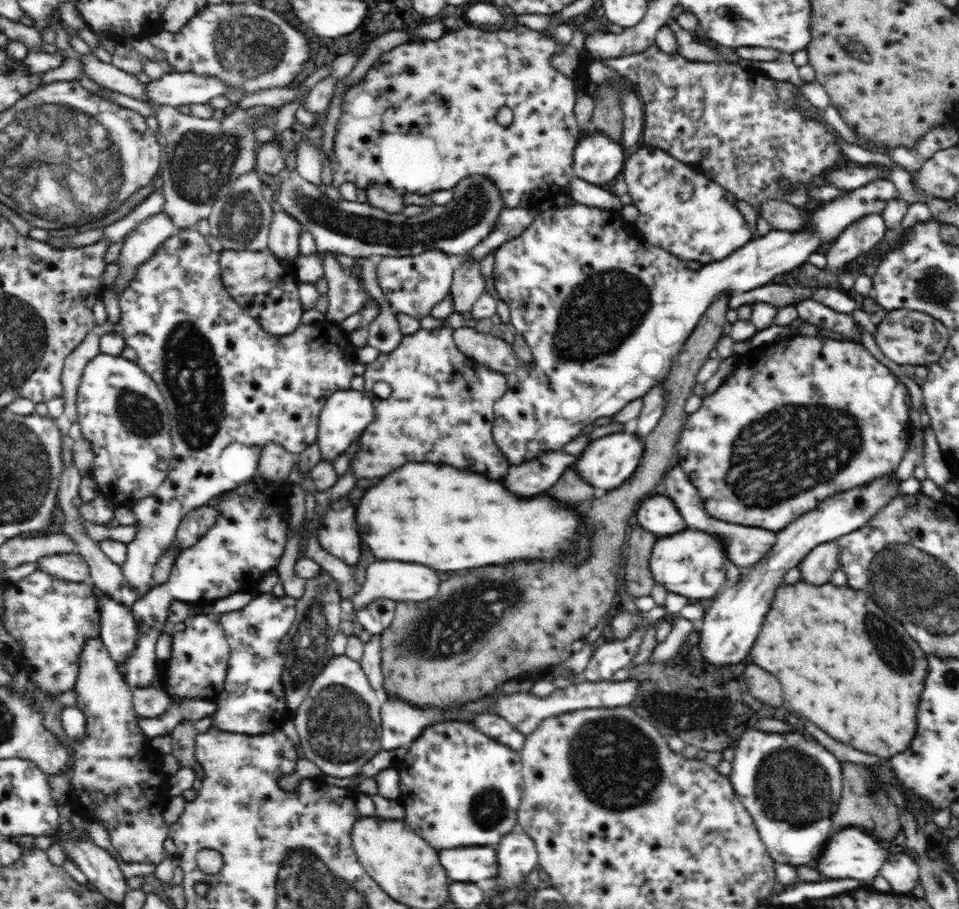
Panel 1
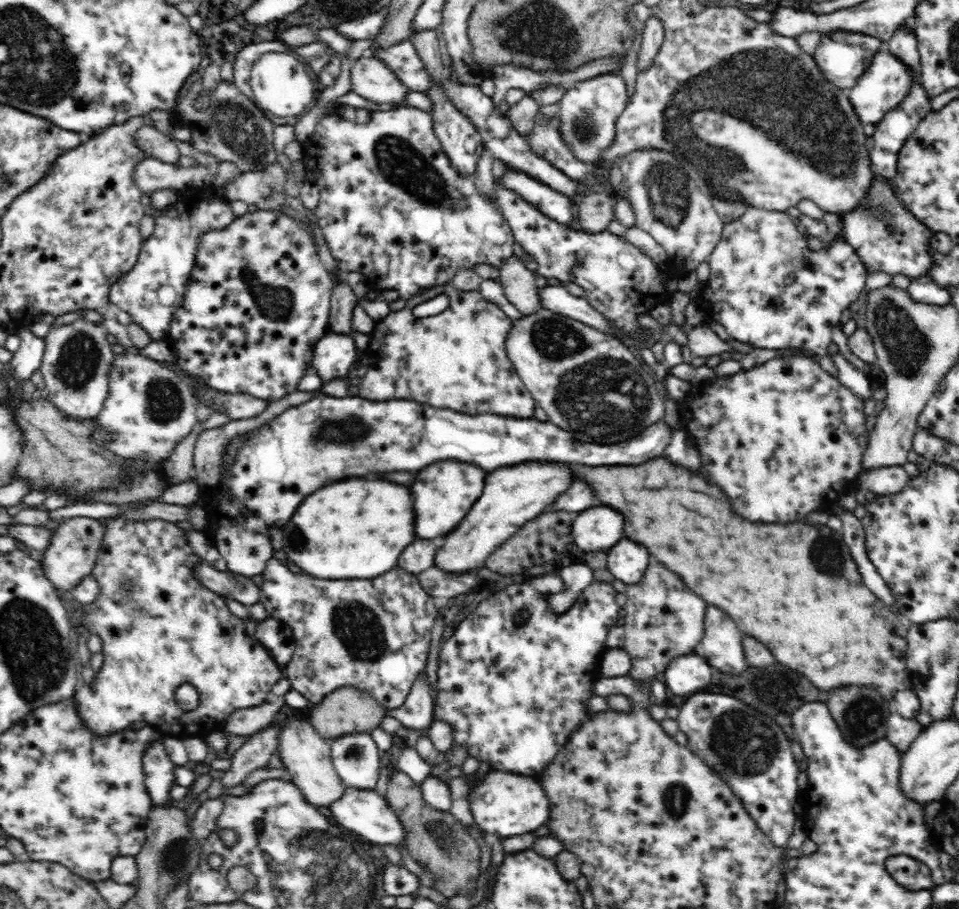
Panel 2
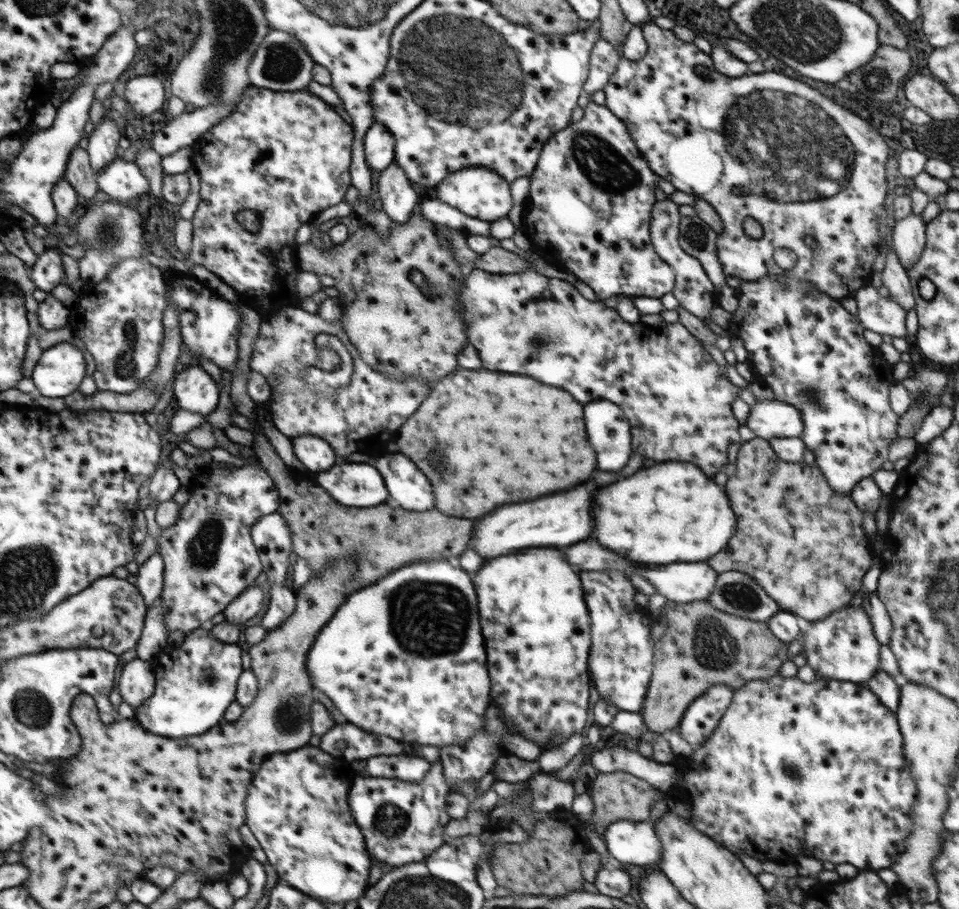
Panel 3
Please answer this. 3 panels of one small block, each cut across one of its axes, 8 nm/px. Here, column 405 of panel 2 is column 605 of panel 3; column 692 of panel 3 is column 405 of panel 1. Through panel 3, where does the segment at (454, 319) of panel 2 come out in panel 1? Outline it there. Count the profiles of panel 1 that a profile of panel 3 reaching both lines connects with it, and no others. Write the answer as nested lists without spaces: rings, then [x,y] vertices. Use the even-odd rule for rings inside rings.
[[[442,327],[434,331],[421,330],[416,335],[404,335],[400,347],[390,353],[381,353],[375,362],[365,366],[363,392],[374,405],[374,420],[368,424],[359,438],[360,452],[351,459],[352,474],[360,479],[378,480],[407,463],[441,463],[462,470],[480,472],[488,478],[504,478],[510,462],[496,448],[492,437],[494,404],[509,390],[509,377],[494,372],[466,357],[456,347],[453,329]],[[385,382],[392,389],[389,398],[378,398],[373,392],[374,384]]]

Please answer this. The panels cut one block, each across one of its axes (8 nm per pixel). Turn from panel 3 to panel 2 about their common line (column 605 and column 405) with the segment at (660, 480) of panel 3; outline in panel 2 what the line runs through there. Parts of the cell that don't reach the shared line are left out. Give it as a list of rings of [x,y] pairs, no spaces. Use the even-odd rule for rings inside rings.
[[[346,480],[330,484],[304,498],[300,508],[296,508],[292,522],[283,526],[282,534],[284,552],[304,573],[328,580],[376,578],[396,566],[400,552],[416,538],[412,496],[406,486],[384,480]]]

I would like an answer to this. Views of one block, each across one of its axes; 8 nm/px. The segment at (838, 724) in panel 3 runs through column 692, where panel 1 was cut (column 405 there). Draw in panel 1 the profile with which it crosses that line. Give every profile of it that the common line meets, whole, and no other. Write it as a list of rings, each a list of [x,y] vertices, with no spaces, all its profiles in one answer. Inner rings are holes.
[[[444,721],[426,727],[421,735],[416,737],[409,744],[404,758],[392,763],[390,766],[396,769],[399,774],[400,792],[397,800],[400,801],[404,807],[404,825],[406,825],[408,829],[412,829],[416,835],[422,837],[428,845],[435,848],[437,851],[446,850],[446,848],[460,848],[460,846],[486,846],[486,844],[496,846],[498,842],[501,842],[501,839],[506,834],[512,832],[514,826],[518,824],[517,815],[520,802],[522,802],[524,788],[521,758],[518,752],[513,748],[498,742],[494,738],[490,738],[488,735],[482,734],[482,732],[478,731],[469,721]]]

